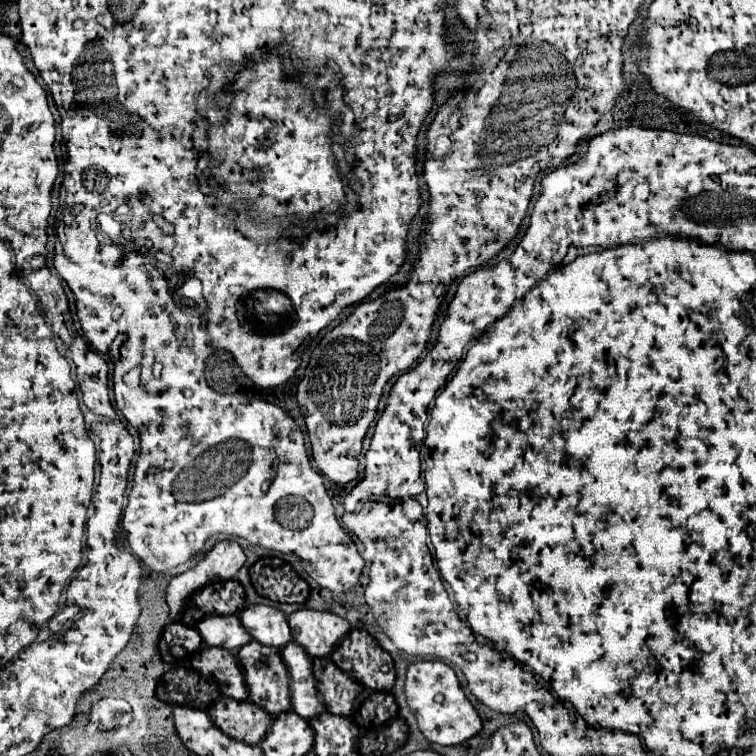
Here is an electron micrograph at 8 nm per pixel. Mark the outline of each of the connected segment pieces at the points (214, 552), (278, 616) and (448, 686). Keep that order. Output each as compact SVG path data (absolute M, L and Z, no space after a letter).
M220 540L206 556L190 570L174 576L166 588L166 602L170 606L170 618L176 620L182 612L182 604L202 586L214 580L230 580L244 564L246 556L238 542Z
M246 604L240 612L240 622L246 632L264 646L282 648L282 644L288 644L292 640L284 614L272 606Z
M418 660L412 662L406 670L406 682L404 682L404 694L406 694L406 704L410 712L416 716L420 732L436 744L450 746L450 744L462 744L474 734L480 732L480 718L462 692L458 678L454 670L440 662L440 660Z

